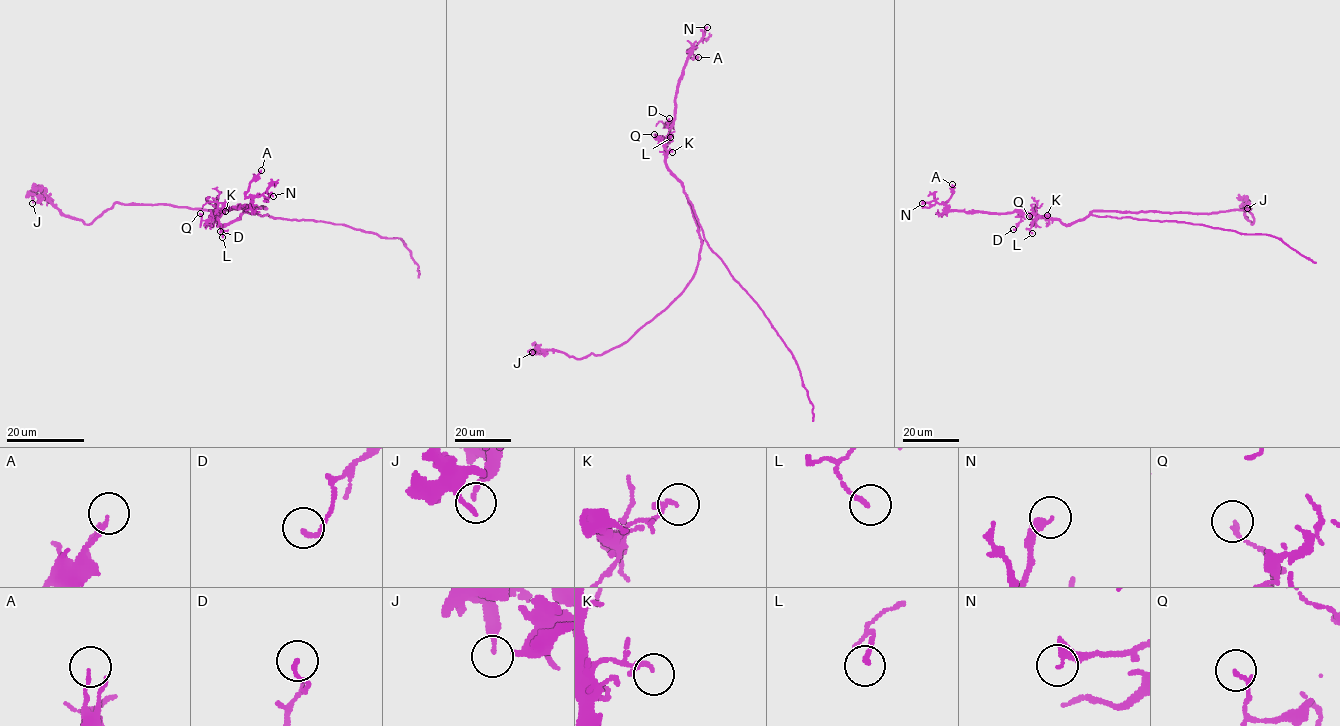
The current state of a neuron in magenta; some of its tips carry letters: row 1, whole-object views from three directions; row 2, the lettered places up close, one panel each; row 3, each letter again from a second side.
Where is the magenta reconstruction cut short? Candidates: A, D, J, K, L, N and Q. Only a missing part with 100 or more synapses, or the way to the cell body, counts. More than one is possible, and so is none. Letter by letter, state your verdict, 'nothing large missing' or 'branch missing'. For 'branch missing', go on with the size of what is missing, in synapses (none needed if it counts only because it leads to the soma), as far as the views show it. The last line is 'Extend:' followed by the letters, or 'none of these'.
A: nothing large missing
D: nothing large missing
J: nothing large missing
K: nothing large missing
L: nothing large missing
N: nothing large missing
Q: nothing large missing
Extend: none of these

